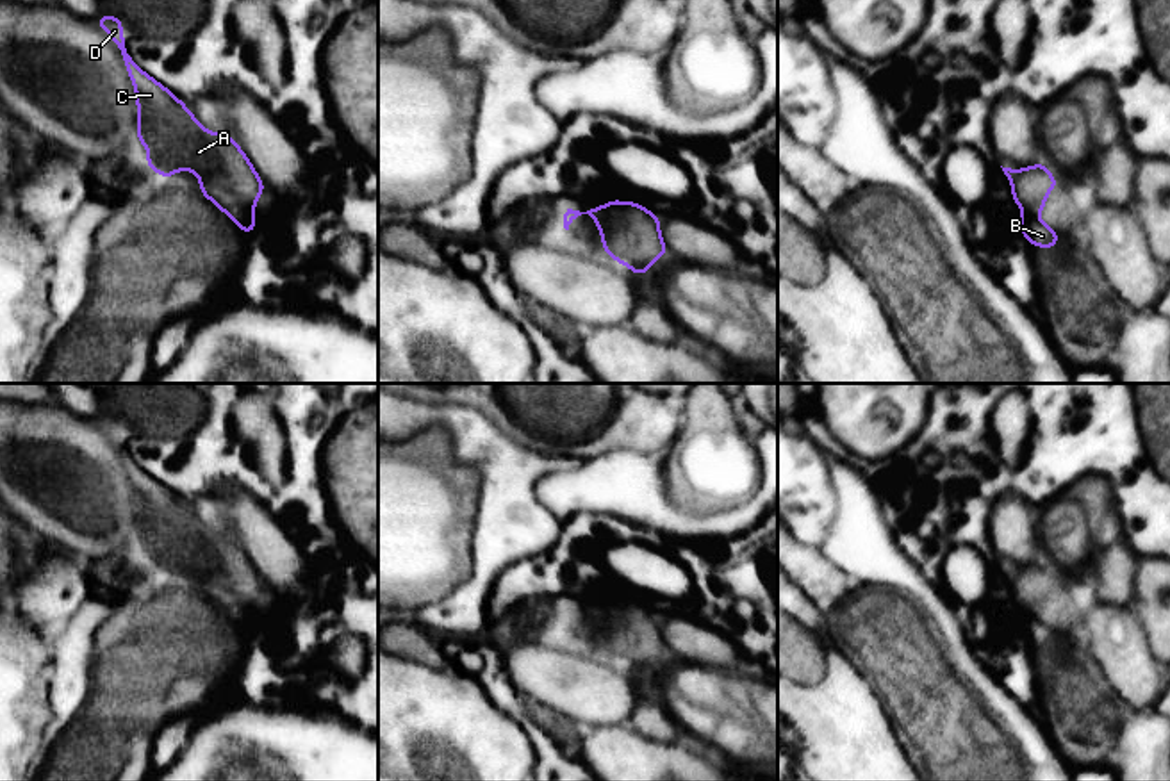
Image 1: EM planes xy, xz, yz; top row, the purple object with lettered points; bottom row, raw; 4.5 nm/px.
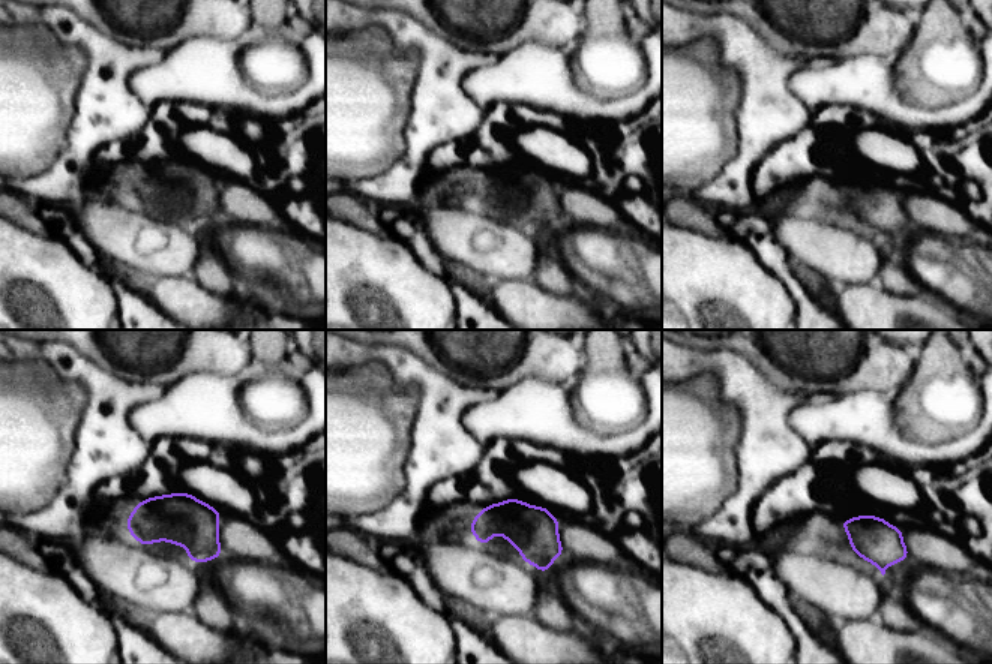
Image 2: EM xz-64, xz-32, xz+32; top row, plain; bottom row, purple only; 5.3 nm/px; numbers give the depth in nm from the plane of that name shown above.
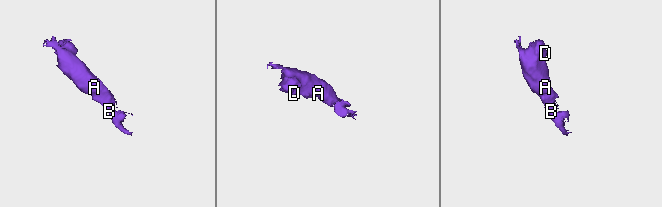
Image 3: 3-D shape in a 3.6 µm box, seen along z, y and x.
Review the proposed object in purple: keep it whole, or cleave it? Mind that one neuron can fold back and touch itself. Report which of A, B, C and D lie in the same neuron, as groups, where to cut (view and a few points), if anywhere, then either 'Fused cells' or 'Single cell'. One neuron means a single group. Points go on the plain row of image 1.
Groups: A B C D. No split. Single cell

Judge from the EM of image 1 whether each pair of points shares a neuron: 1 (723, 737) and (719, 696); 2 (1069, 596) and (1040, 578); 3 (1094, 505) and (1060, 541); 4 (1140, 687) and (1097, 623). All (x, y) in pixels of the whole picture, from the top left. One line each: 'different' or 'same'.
1: same
2: same
3: same
4: same

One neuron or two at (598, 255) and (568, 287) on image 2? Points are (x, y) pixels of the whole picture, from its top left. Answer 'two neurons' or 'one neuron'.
two neurons

